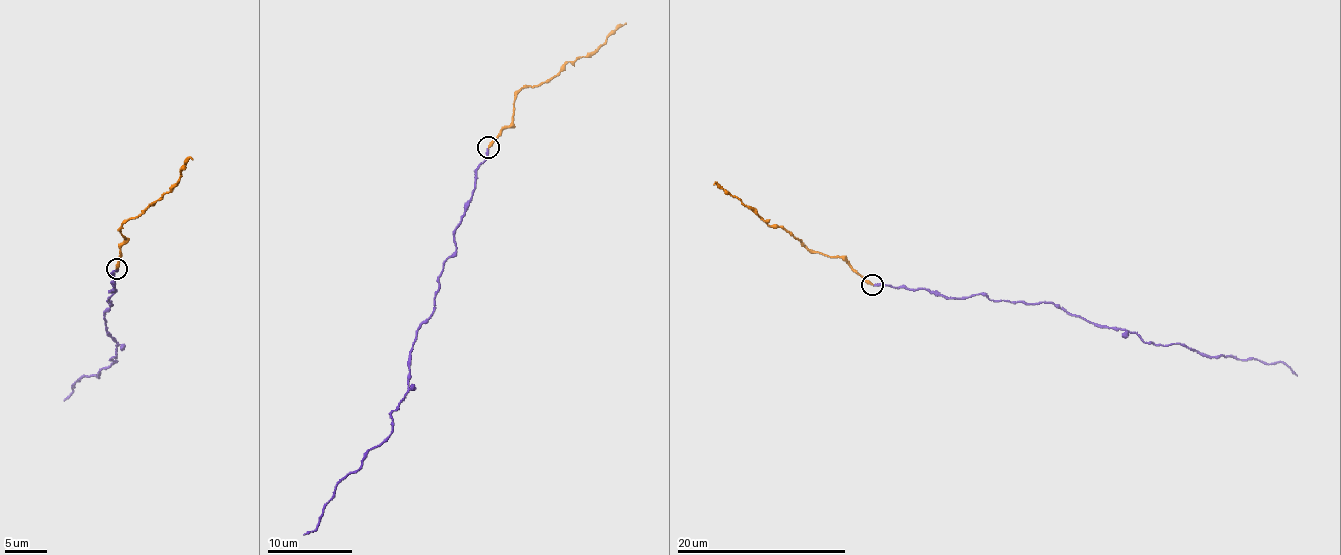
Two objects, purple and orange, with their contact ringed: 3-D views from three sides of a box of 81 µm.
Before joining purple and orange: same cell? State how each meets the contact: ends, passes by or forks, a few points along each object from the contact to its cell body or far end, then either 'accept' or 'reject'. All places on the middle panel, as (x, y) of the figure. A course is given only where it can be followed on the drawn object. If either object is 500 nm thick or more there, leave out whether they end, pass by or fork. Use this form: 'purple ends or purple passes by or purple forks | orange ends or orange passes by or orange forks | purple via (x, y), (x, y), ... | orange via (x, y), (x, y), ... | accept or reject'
purple ends | orange ends | purple via (487, 148), (455, 229), (456, 251), (438, 278), (436, 308), (416, 330), (391, 433), (303, 534) | orange via (487, 148), (513, 120), (514, 93), (547, 81), (568, 63), (584, 57), (625, 23) | accept

